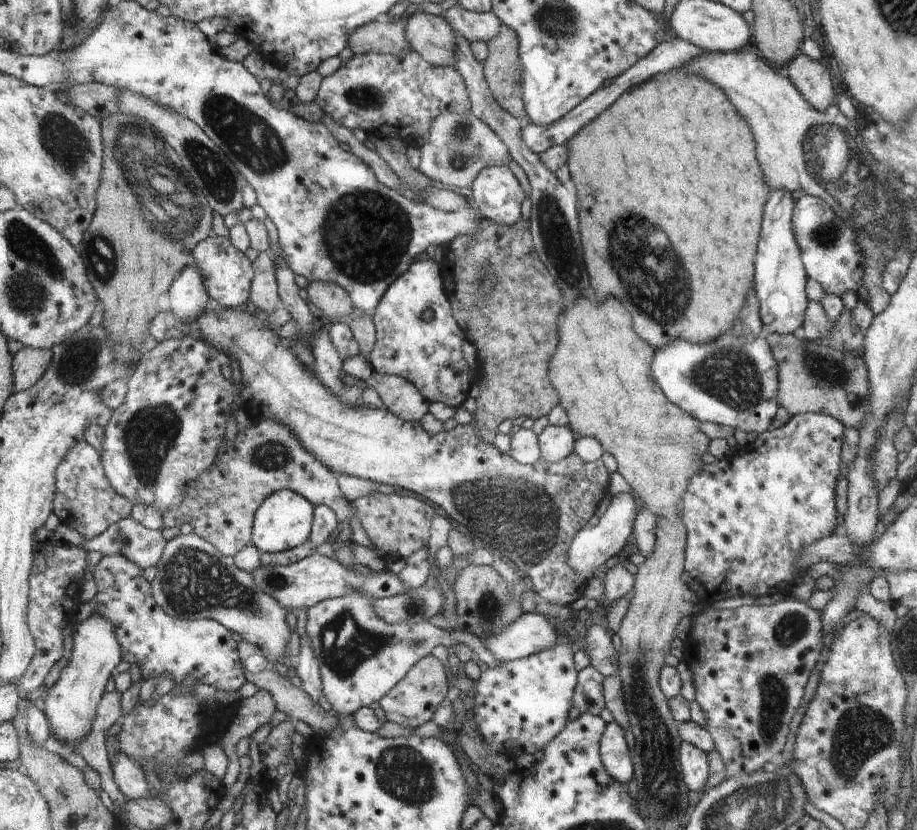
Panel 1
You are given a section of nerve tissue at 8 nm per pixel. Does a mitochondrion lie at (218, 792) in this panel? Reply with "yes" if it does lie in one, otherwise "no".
no

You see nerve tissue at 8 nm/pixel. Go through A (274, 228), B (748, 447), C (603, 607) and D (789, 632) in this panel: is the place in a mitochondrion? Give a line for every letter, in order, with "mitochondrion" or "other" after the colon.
A: other
B: other
C: other
D: mitochondrion

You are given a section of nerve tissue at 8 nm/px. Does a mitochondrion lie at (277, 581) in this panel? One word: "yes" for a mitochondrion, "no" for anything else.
yes

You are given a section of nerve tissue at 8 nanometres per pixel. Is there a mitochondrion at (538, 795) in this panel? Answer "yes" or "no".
no

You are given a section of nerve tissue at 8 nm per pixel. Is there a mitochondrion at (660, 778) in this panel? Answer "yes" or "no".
yes

